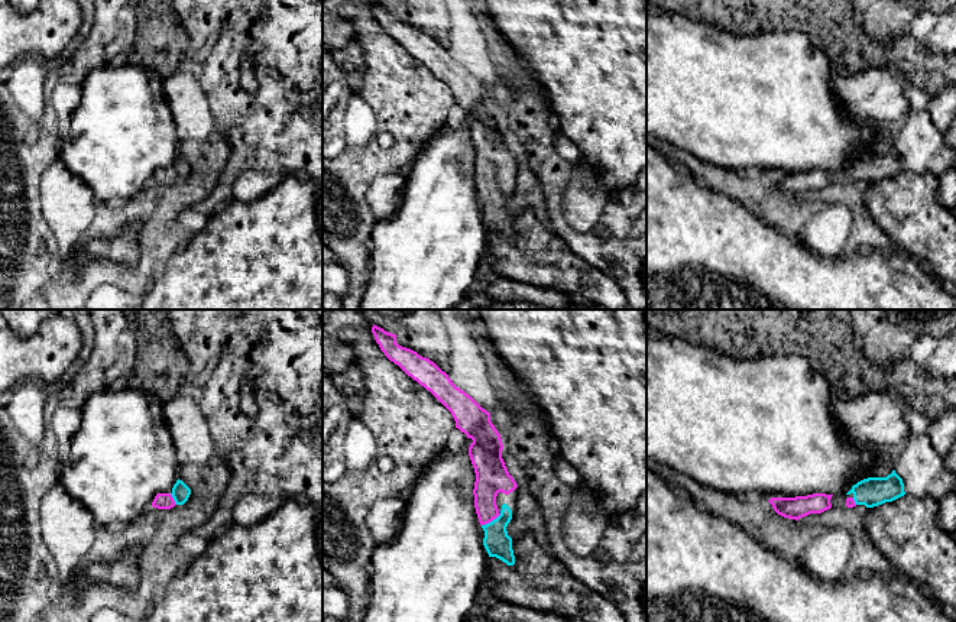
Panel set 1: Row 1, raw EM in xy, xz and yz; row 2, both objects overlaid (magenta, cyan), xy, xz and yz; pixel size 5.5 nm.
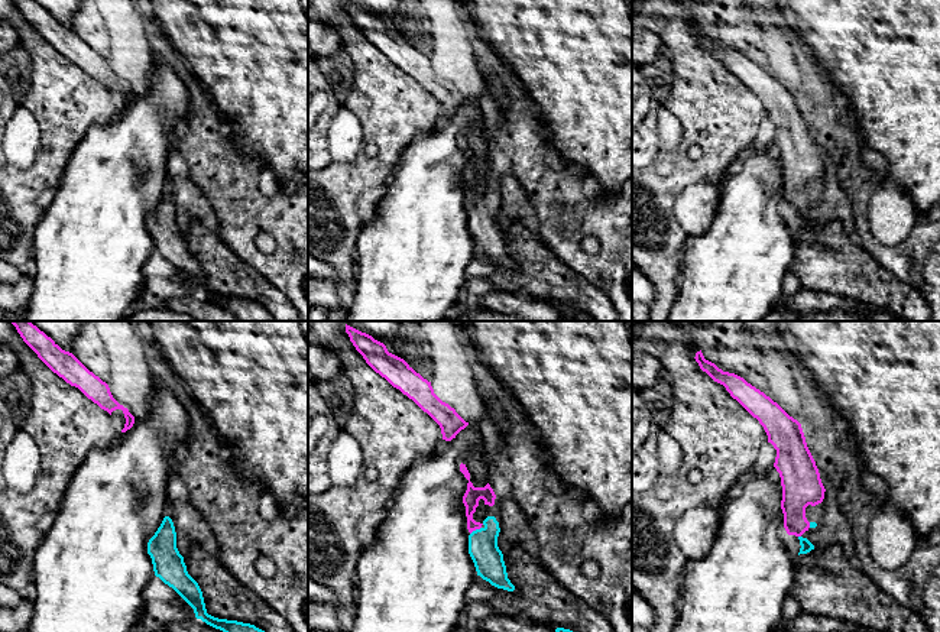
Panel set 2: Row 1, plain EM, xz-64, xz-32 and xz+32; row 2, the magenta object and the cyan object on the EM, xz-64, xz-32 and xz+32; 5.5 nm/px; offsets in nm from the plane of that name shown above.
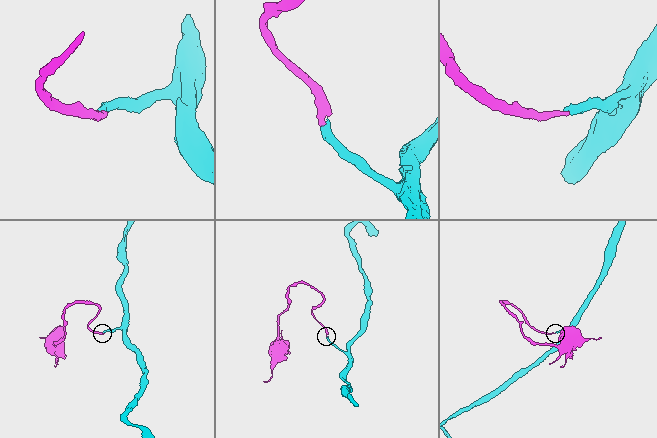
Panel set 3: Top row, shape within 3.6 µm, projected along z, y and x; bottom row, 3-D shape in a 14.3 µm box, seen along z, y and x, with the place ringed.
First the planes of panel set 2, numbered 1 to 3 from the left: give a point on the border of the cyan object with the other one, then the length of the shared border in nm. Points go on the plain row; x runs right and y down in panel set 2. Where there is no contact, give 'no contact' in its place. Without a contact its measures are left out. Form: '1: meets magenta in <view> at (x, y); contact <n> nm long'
1: no contact
2: meets magenta in xz-32 at (475, 206); contact 80 nm long
3: meets magenta in xz+32 at (809, 201); contact 30 nm long

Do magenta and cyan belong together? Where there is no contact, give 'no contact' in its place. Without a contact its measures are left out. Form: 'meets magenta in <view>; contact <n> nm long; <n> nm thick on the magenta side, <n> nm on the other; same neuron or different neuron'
meets magenta in xz; contact 130 nm long; 190 nm thick on the magenta side, 150 nm on the other; same neuron

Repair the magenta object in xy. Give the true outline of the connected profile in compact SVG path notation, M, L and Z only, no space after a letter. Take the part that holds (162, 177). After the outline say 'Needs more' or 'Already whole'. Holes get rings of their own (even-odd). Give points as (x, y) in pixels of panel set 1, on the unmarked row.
M176 156L171 169L158 169L152 178L153 184L171 185L175 181L184 181L191 171L191 165L182 158Z. Needs more

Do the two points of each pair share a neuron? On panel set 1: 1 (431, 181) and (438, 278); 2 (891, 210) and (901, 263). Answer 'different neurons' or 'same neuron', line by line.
1: same neuron
2: different neurons

